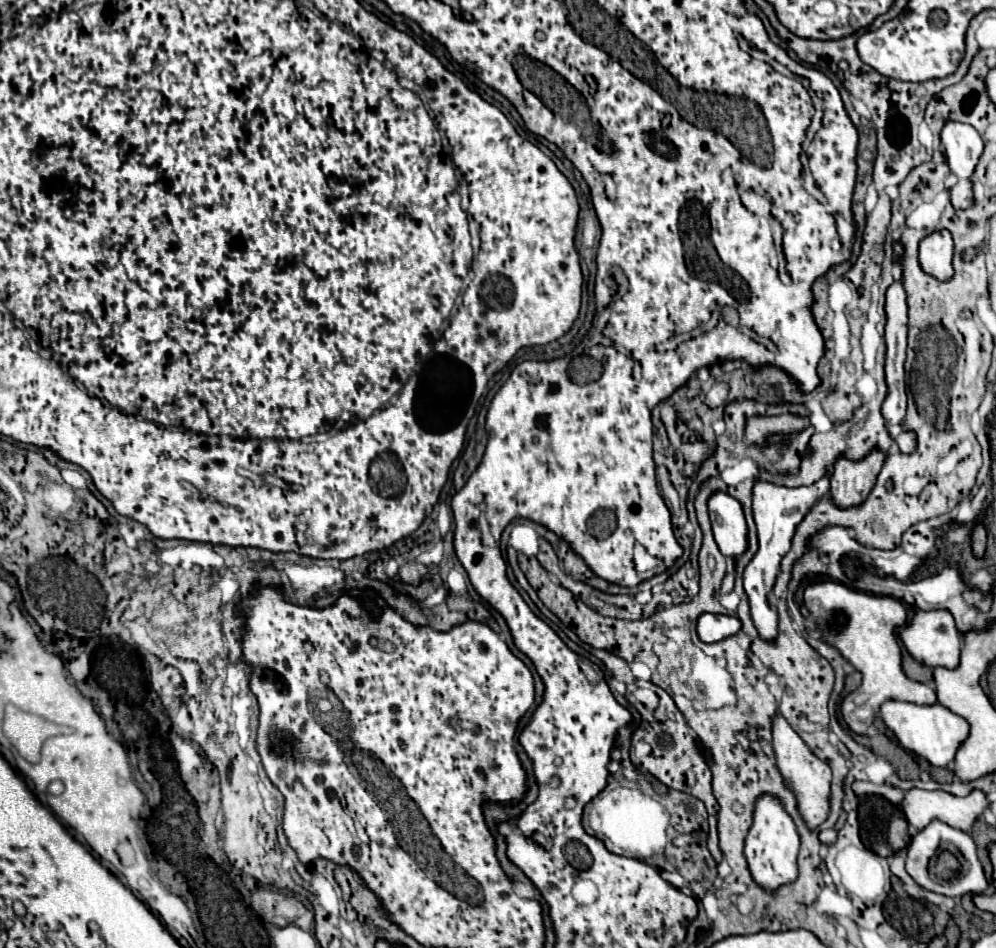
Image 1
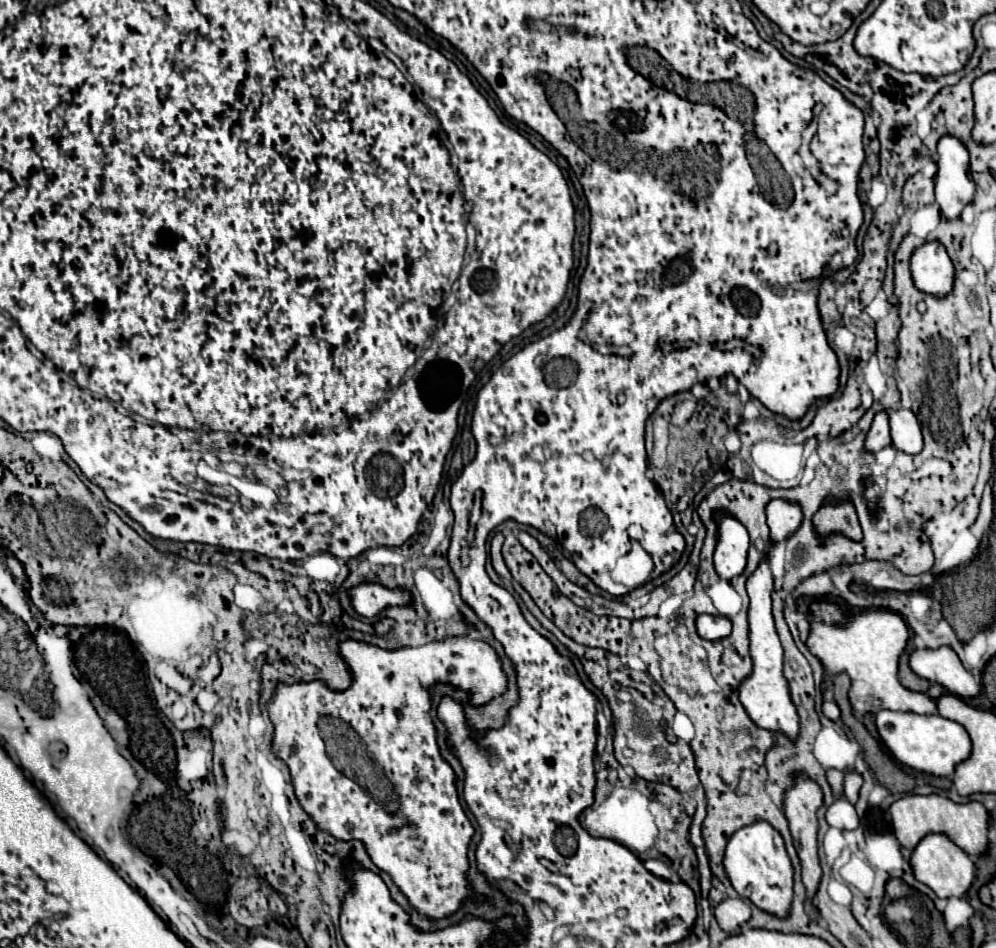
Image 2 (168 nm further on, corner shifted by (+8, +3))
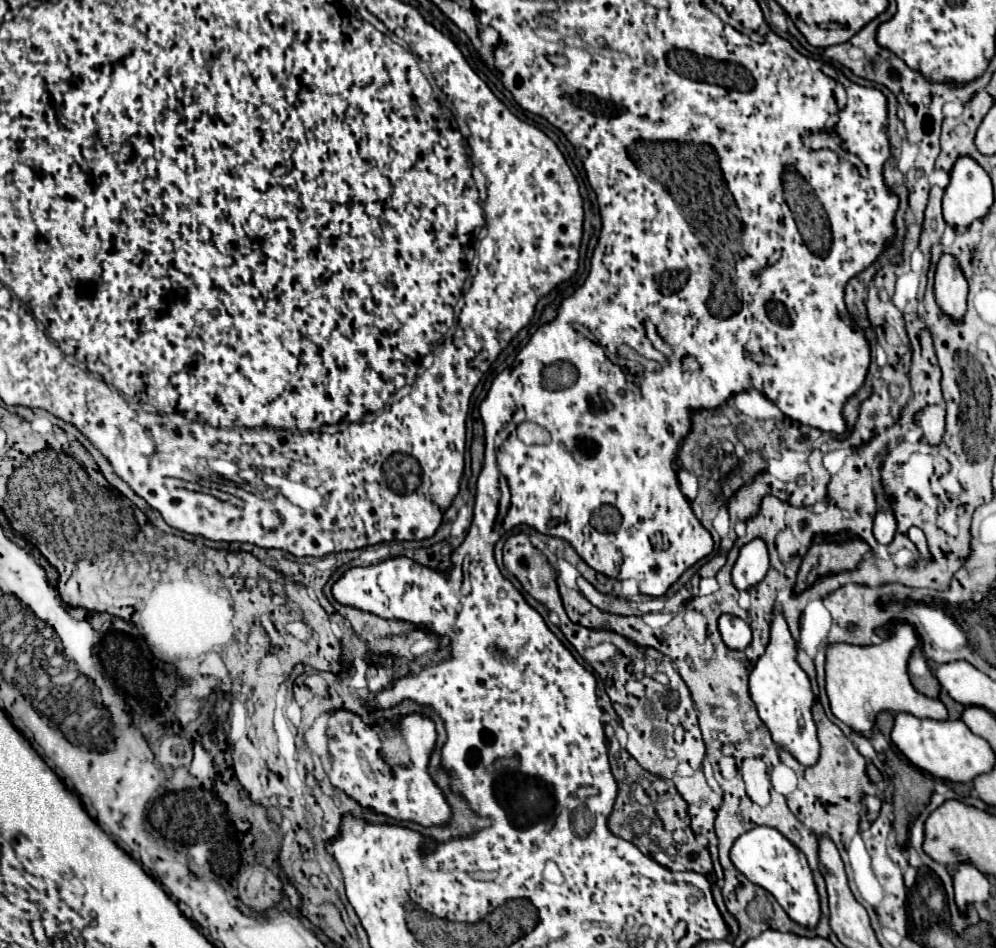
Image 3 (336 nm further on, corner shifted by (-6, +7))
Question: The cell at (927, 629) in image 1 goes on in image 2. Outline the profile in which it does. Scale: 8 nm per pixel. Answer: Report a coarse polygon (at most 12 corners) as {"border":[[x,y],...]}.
{"border":[[952,647],[914,649],[916,675],[958,697],[976,697],[980,685]]}

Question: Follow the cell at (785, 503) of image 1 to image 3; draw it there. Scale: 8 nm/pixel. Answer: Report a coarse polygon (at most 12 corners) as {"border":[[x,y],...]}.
{"border":[[776,615],[750,673],[774,743],[802,765],[820,757],[814,693]]}

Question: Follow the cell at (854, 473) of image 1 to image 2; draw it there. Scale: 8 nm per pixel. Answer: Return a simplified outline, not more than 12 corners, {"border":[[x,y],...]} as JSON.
{"border":[[850,499],[824,503],[814,515],[820,535],[844,533],[854,541],[862,529]]}

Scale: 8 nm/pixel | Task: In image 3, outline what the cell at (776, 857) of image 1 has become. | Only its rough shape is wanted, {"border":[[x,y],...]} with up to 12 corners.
{"border":[[780,831],[740,835],[730,859],[792,921],[816,929],[820,895]]}

